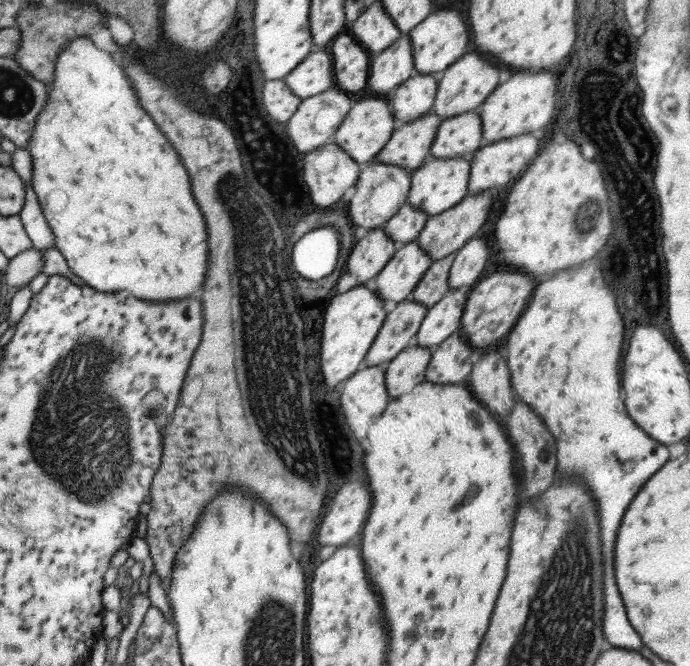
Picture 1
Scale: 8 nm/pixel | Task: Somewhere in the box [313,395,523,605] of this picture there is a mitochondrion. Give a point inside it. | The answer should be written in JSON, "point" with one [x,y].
{"point":[462,492]}

